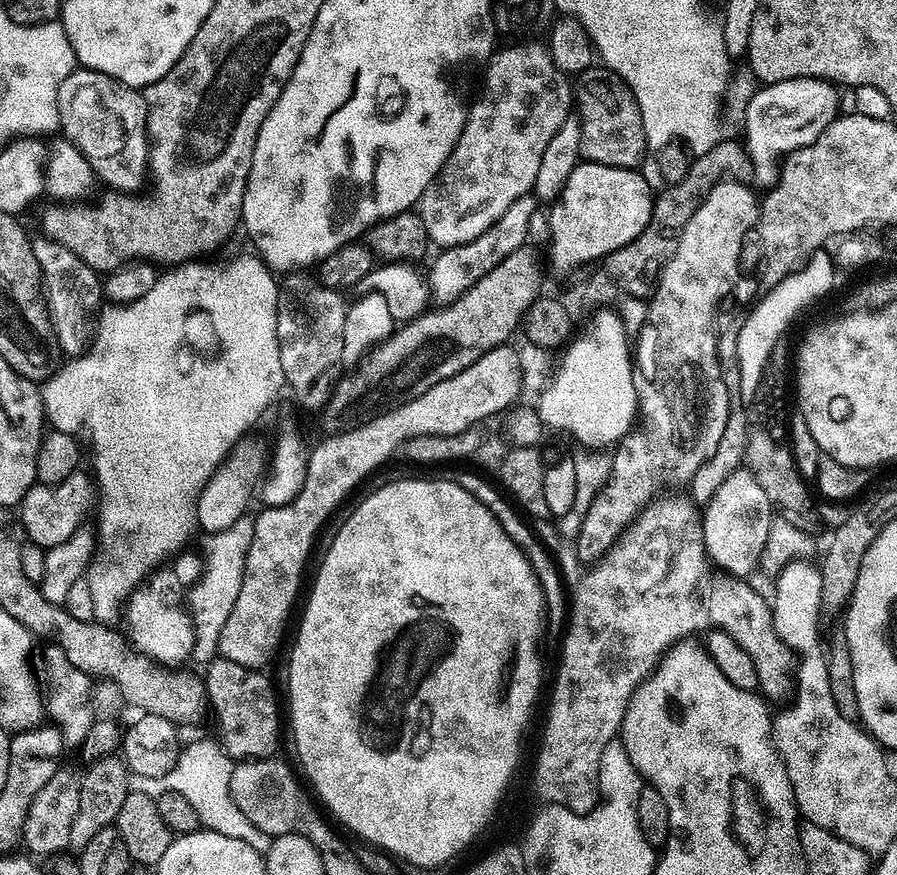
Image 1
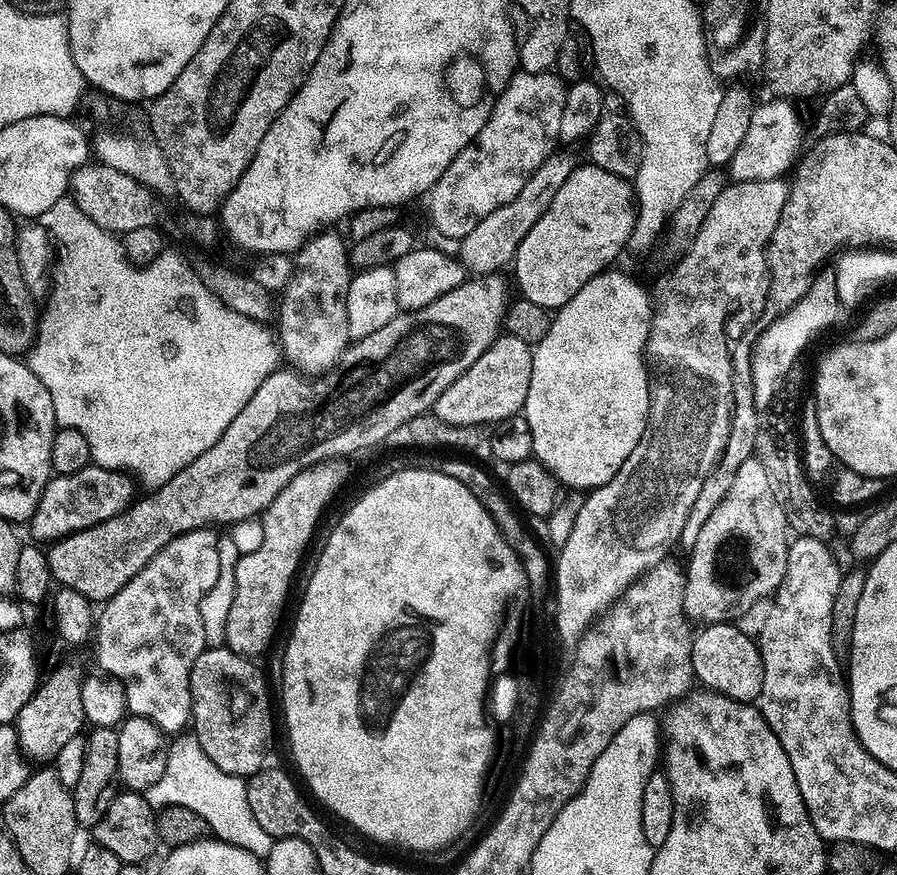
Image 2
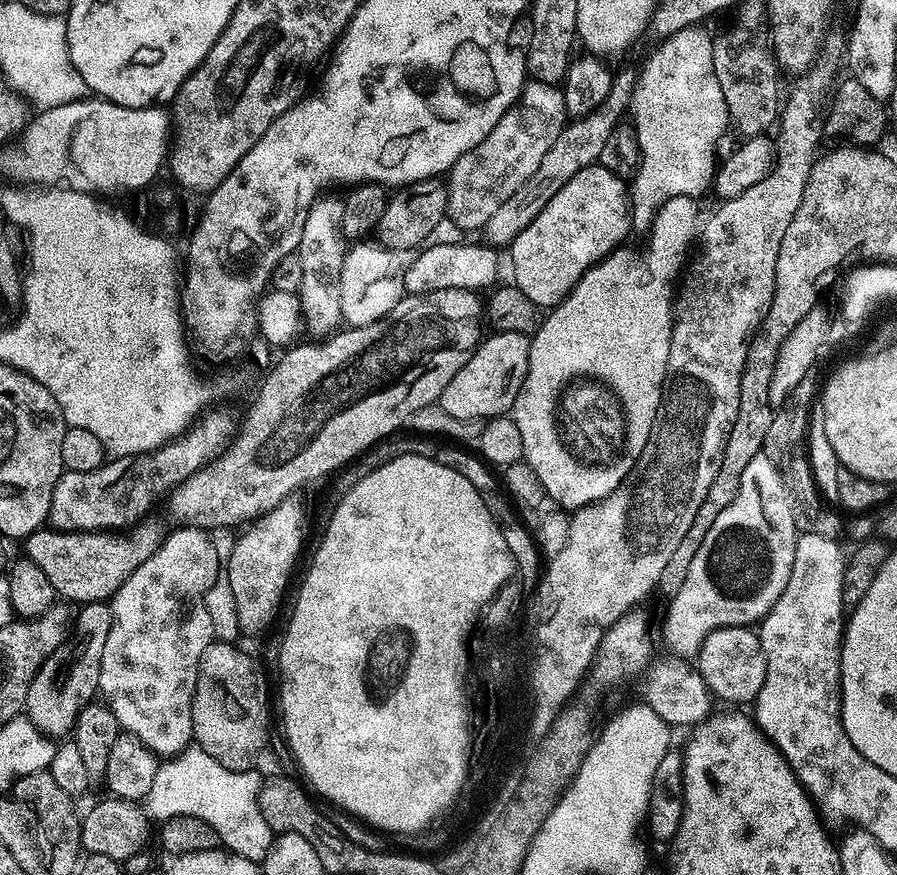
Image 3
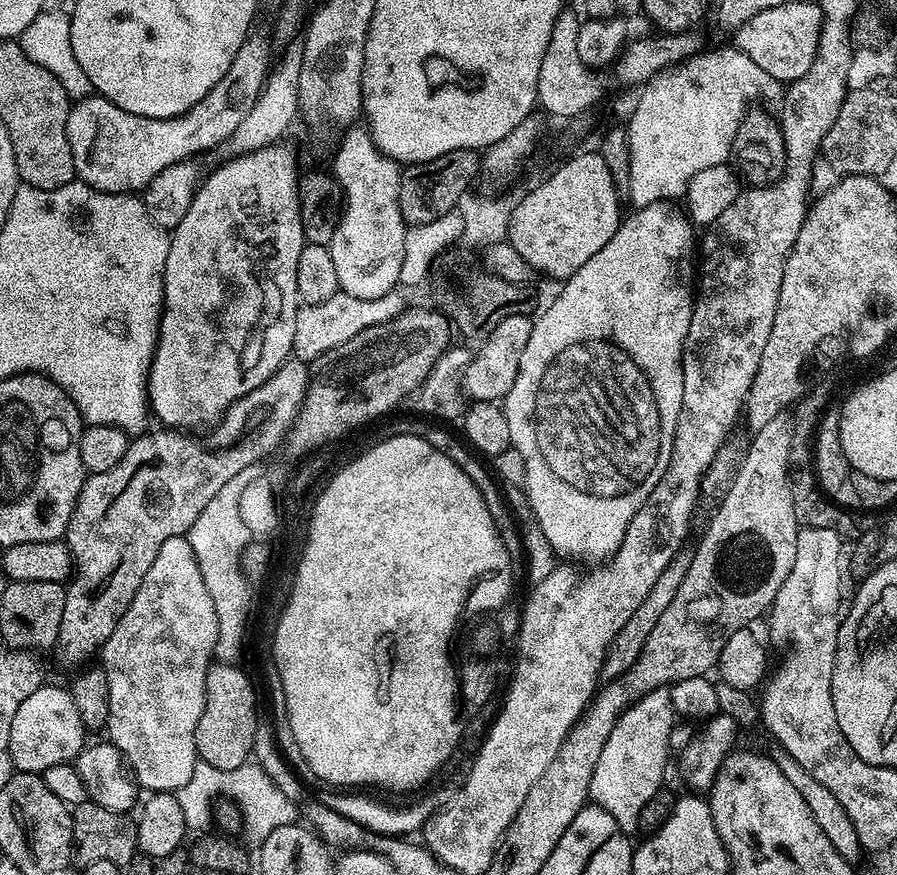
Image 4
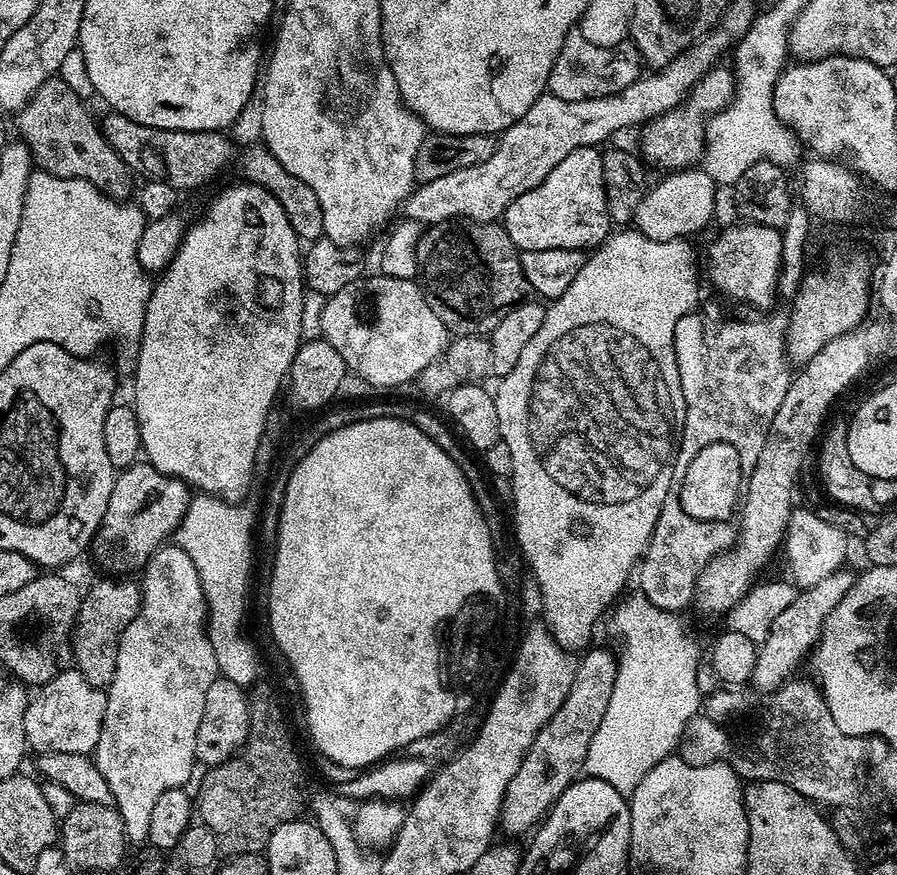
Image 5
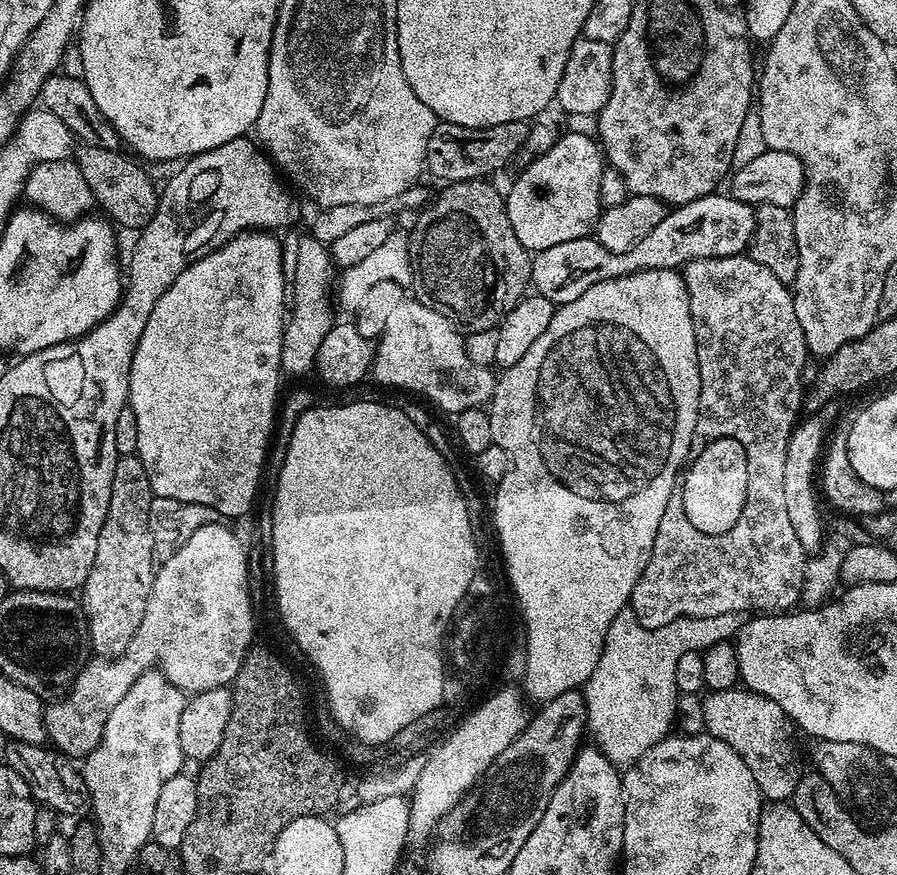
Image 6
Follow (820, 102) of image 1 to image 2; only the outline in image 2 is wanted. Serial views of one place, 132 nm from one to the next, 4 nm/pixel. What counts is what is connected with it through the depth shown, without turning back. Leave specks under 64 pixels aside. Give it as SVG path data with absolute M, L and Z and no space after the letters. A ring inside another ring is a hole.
M772 98L769 101L769 104L761 103L755 109L750 118L750 126L747 127L746 138L742 139L742 144L738 146L737 153L731 160L733 181L758 182L781 179L785 175L783 172L787 173L801 155L800 143L806 140L806 128L805 125L800 125L800 116L792 105L795 103L784 98Z

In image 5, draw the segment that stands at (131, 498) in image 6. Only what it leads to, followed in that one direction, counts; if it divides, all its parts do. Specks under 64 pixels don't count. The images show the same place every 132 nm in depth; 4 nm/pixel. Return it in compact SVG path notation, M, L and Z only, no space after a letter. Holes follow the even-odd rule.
M132 578L100 580L83 593L72 631L72 664L75 671L95 688L104 690L114 678L114 662L120 635L134 622L140 609L140 586Z

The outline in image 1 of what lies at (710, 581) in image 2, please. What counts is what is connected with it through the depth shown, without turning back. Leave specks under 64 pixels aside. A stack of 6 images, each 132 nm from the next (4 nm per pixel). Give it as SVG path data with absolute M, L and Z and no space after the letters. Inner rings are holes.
M743 466L730 474L730 478L726 478L726 482L722 482L722 486L718 486L708 503L703 505L702 519L707 559L717 569L730 572L734 576L751 577L751 572L757 571L760 551L764 549L768 530L774 519L770 498L766 498L766 490L758 486L754 474L750 474Z

